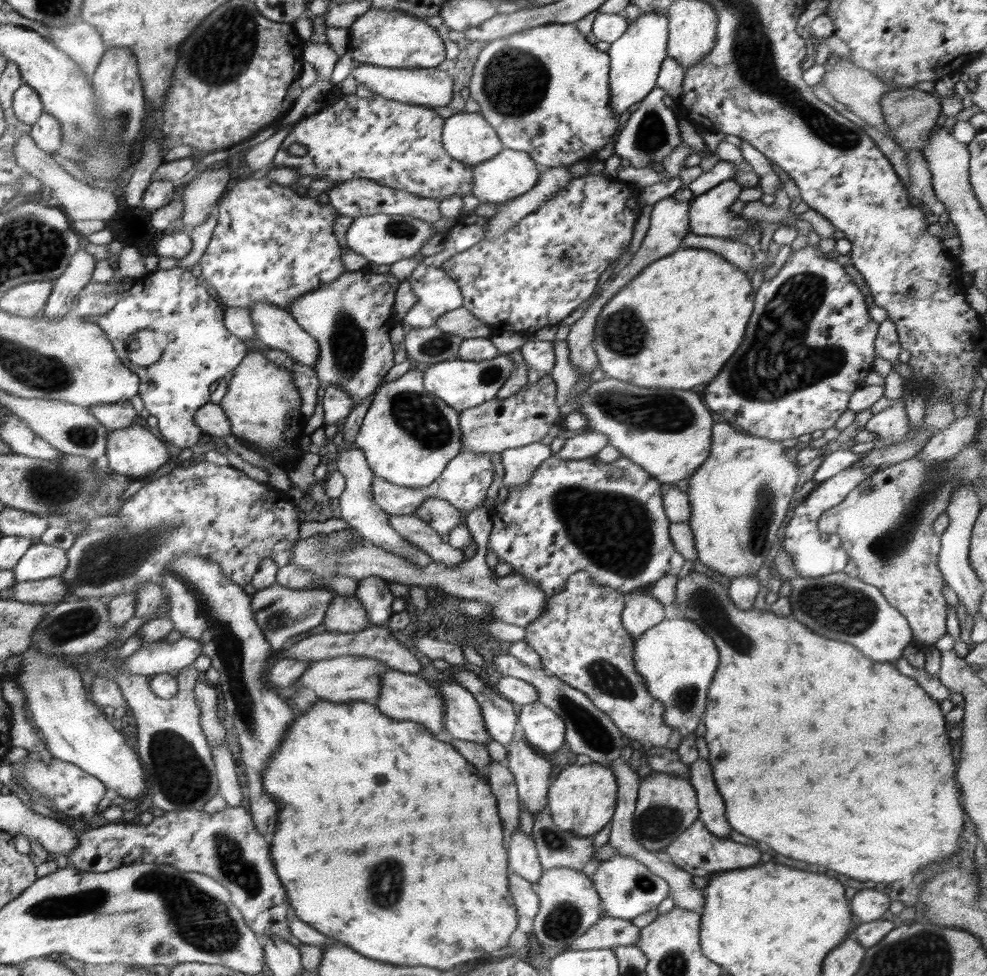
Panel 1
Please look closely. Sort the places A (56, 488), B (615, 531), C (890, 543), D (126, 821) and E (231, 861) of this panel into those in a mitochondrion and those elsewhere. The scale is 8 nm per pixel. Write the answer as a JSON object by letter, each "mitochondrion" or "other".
{"A":"mitochondrion","B":"mitochondrion","C":"mitochondrion","D":"other","E":"mitochondrion"}

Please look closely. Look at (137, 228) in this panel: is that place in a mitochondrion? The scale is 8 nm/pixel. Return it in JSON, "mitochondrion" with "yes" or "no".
{"mitochondrion":"no"}

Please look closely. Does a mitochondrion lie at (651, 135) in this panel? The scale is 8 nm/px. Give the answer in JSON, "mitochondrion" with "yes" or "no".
{"mitochondrion":"yes"}

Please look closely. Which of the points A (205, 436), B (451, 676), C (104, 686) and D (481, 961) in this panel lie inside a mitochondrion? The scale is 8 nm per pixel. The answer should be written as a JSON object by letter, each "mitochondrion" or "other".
{"A":"other","B":"other","C":"other","D":"other"}

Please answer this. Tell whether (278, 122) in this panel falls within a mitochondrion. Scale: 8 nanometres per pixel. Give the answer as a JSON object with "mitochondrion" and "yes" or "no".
{"mitochondrion":"no"}

